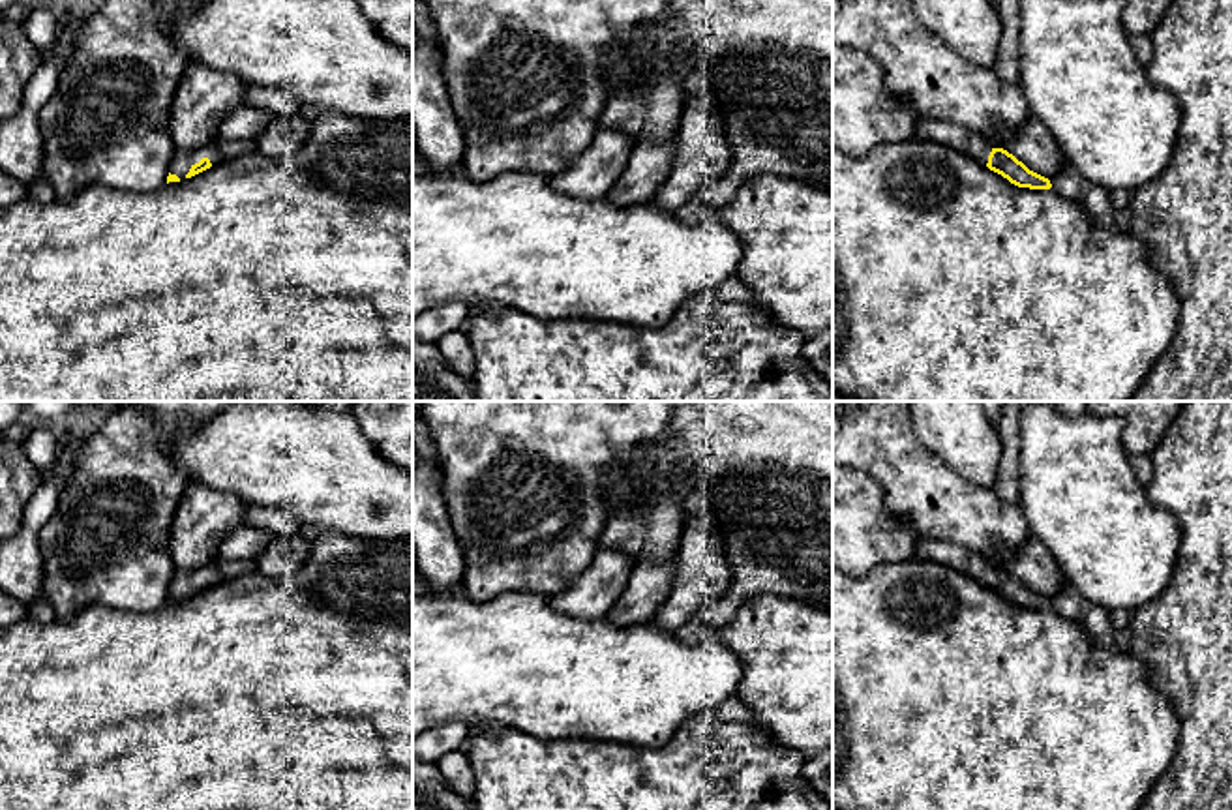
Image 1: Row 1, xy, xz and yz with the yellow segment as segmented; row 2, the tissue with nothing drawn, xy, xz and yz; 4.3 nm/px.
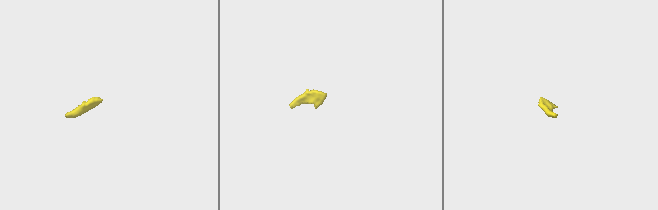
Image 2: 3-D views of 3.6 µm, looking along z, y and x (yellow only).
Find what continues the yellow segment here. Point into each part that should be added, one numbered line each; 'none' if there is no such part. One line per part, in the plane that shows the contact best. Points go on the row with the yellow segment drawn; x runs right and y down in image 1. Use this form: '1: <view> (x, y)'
1: xy (216, 150)

